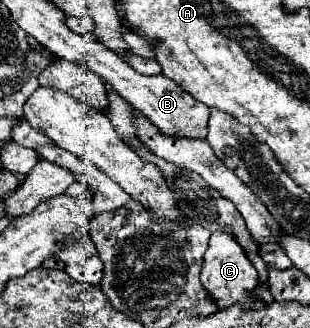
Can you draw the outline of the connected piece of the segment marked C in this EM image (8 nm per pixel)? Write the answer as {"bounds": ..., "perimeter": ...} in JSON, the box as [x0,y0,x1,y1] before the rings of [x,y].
{"bounds":[200,231,258,309],"perimeter":[[[216,231],[210,237],[210,247],[204,255],[204,267],[200,275],[202,287],[208,293],[210,301],[218,305],[218,309],[226,309],[230,305],[240,305],[244,309],[250,309],[252,299],[248,299],[256,285],[258,285],[258,273],[252,267],[250,259],[246,257],[244,249],[236,243],[236,239],[228,231]]]}

